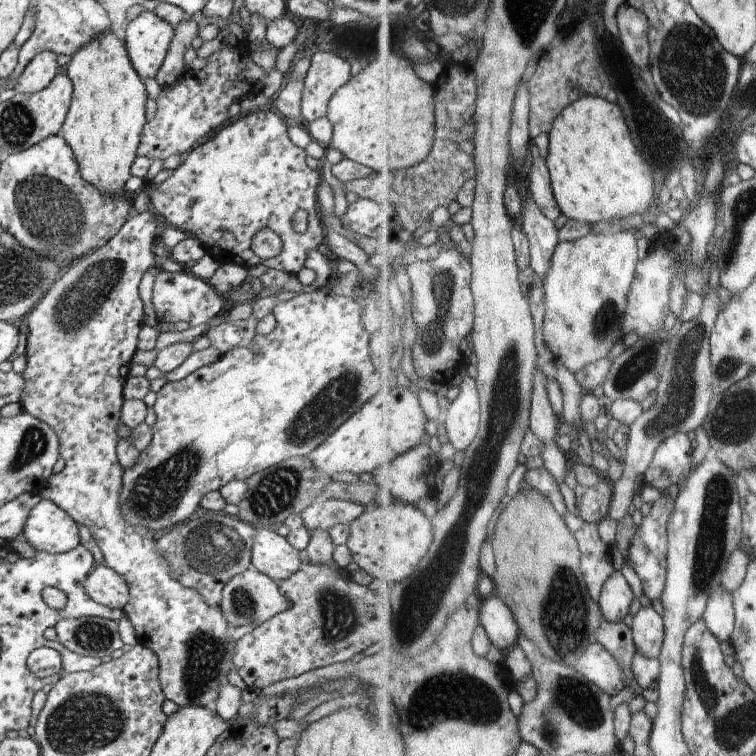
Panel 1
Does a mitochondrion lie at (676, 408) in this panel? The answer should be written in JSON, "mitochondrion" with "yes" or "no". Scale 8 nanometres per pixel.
{"mitochondrion":"yes"}

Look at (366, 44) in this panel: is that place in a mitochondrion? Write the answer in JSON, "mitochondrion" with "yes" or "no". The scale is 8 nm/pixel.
{"mitochondrion":"no"}

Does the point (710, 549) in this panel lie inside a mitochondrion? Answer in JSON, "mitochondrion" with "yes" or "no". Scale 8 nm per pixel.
{"mitochondrion":"yes"}

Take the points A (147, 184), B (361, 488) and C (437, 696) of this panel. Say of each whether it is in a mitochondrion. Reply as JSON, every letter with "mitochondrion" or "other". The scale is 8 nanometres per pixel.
{"A":"other","B":"other","C":"mitochondrion"}

